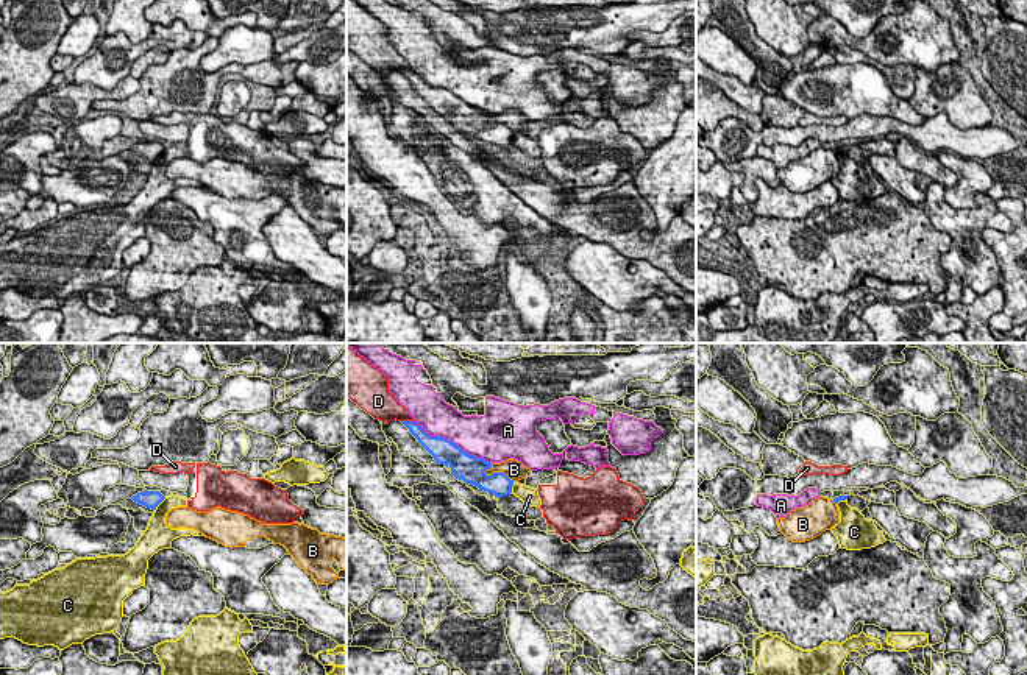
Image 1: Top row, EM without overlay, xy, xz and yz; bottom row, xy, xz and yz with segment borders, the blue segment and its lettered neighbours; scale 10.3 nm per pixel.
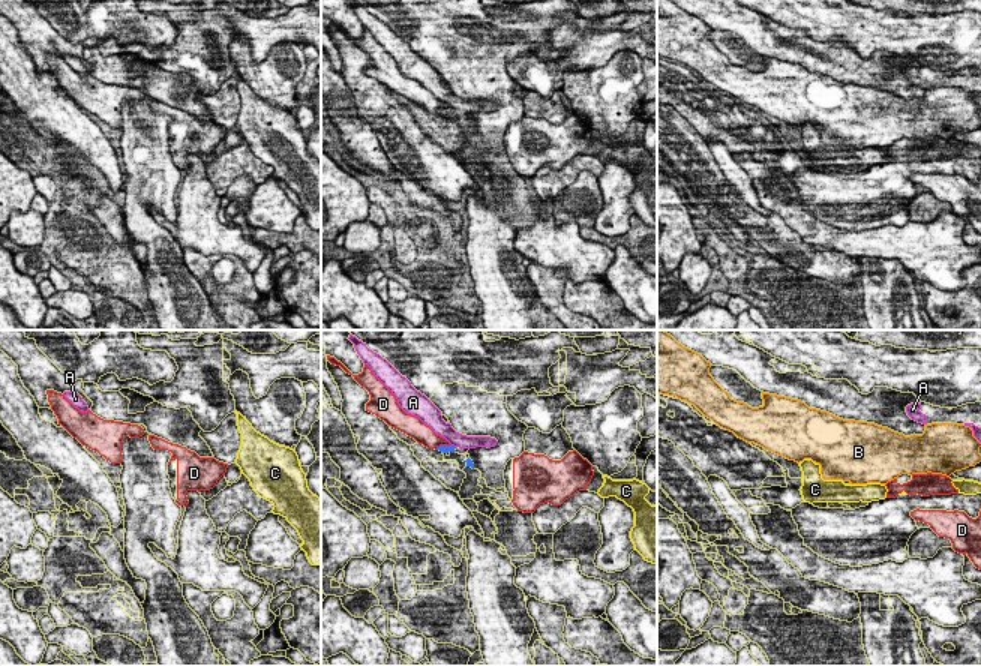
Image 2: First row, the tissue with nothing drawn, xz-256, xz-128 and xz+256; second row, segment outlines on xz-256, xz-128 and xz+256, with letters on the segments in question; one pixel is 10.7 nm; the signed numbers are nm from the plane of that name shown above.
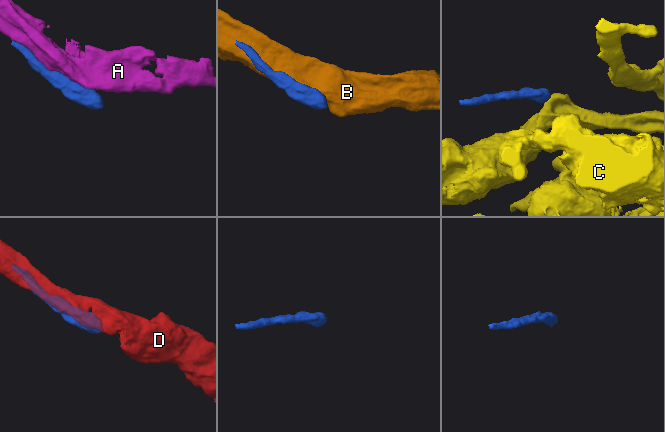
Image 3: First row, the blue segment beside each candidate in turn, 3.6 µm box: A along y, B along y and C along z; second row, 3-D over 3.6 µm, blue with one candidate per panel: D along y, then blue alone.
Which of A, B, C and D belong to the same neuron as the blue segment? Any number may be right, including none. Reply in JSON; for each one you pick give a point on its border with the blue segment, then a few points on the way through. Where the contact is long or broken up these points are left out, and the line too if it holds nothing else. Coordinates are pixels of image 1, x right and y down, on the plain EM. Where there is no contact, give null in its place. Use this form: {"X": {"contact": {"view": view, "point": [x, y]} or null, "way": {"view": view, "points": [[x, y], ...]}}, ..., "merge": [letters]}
{"merge": []}

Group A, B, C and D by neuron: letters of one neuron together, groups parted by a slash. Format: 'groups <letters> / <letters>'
groups A / B / C / D

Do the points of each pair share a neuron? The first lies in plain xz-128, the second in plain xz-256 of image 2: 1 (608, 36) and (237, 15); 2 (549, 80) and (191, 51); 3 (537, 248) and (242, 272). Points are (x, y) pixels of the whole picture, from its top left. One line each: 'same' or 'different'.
1: same
2: same
3: different

